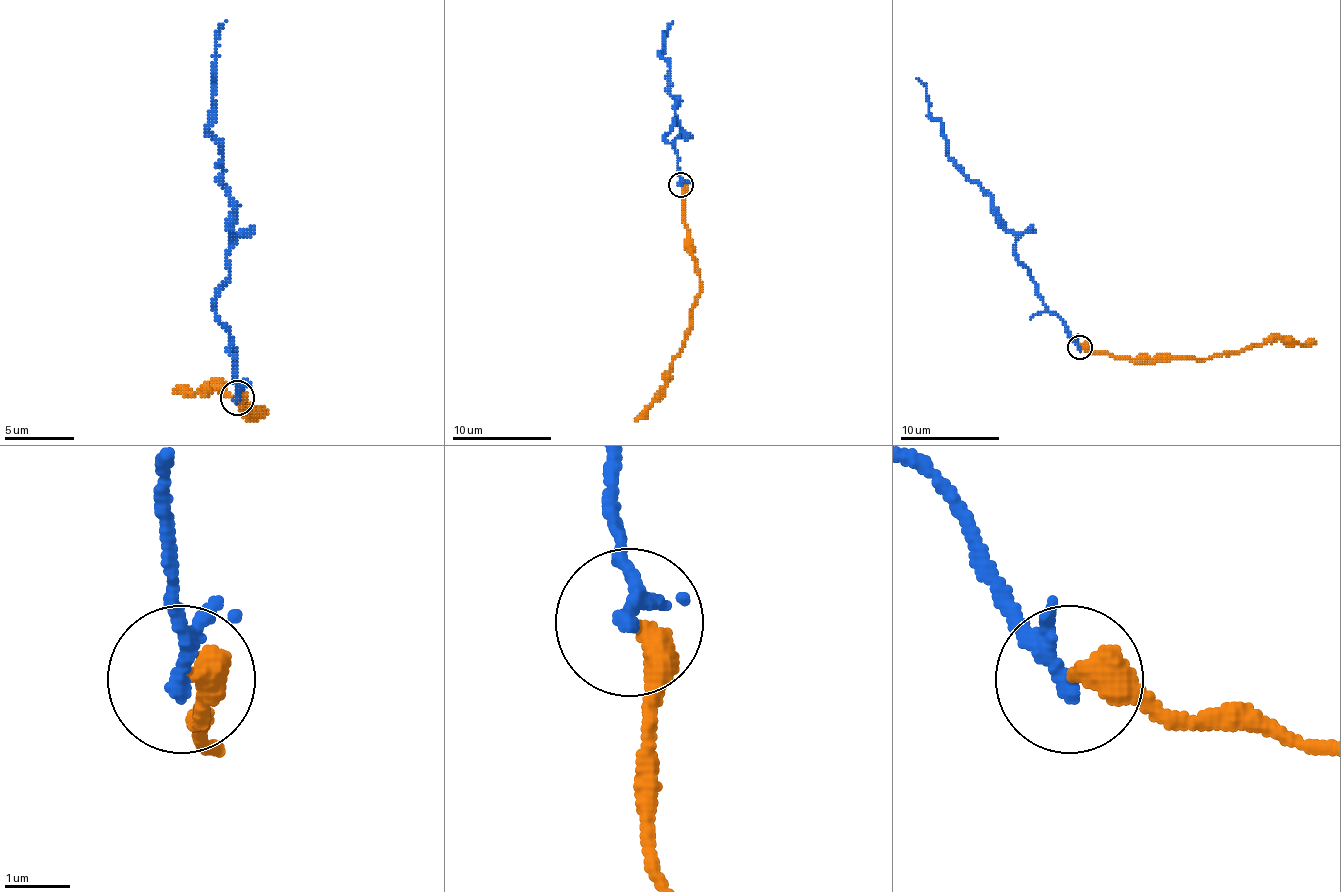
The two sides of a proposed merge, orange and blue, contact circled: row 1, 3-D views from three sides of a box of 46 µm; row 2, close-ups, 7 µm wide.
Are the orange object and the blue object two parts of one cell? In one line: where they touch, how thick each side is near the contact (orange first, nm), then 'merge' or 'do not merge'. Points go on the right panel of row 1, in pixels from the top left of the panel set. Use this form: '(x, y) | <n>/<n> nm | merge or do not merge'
(1079, 347) | 420/200 nm | do not merge

